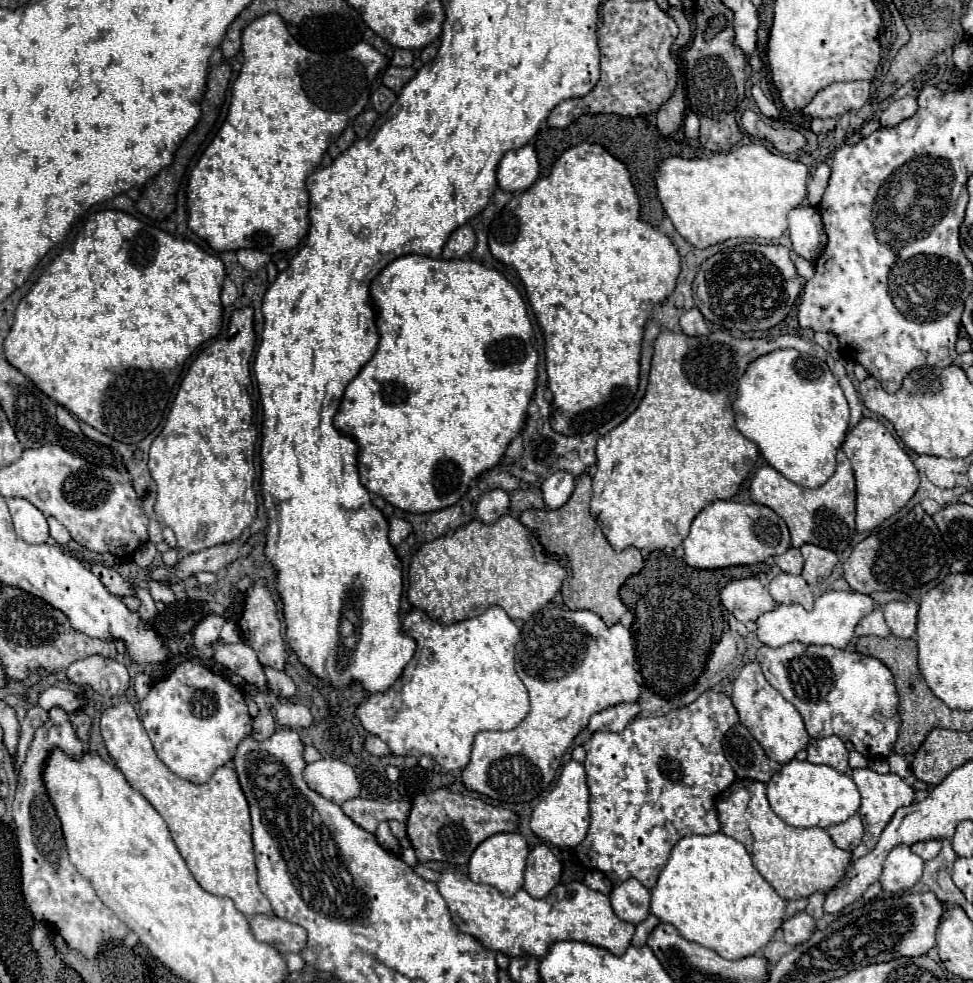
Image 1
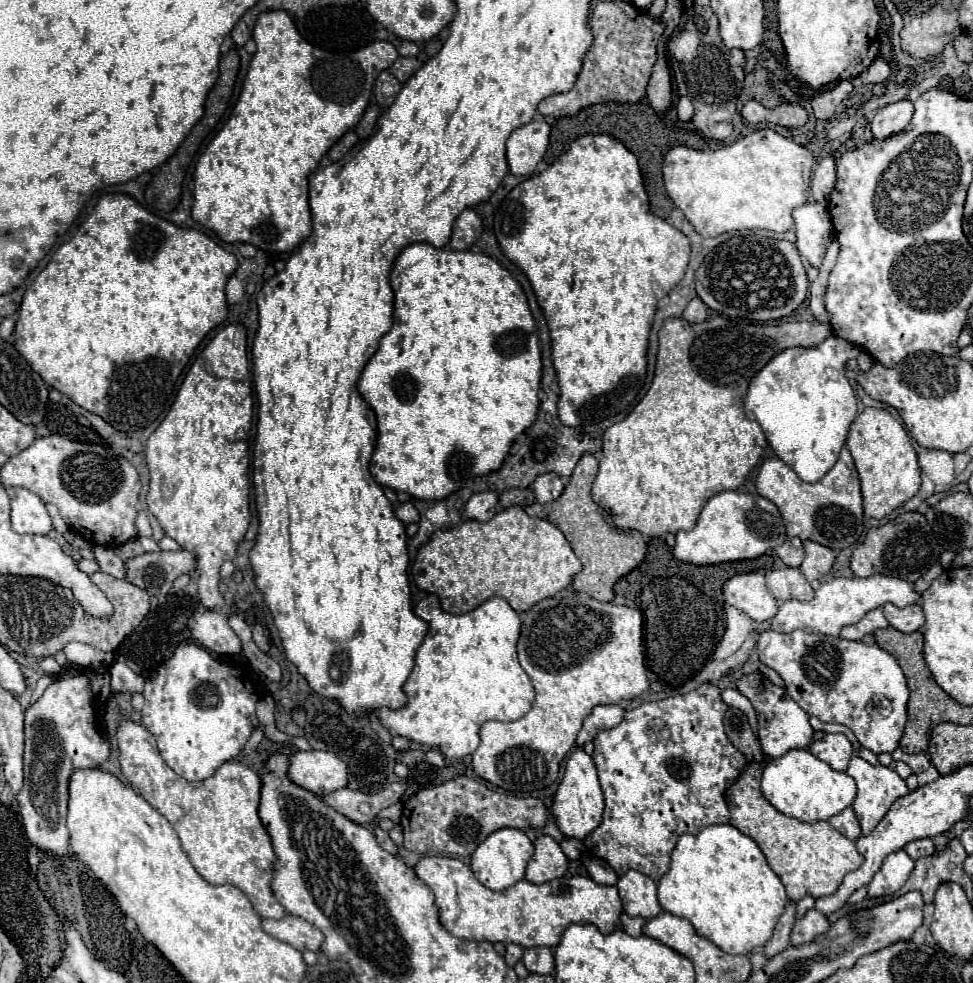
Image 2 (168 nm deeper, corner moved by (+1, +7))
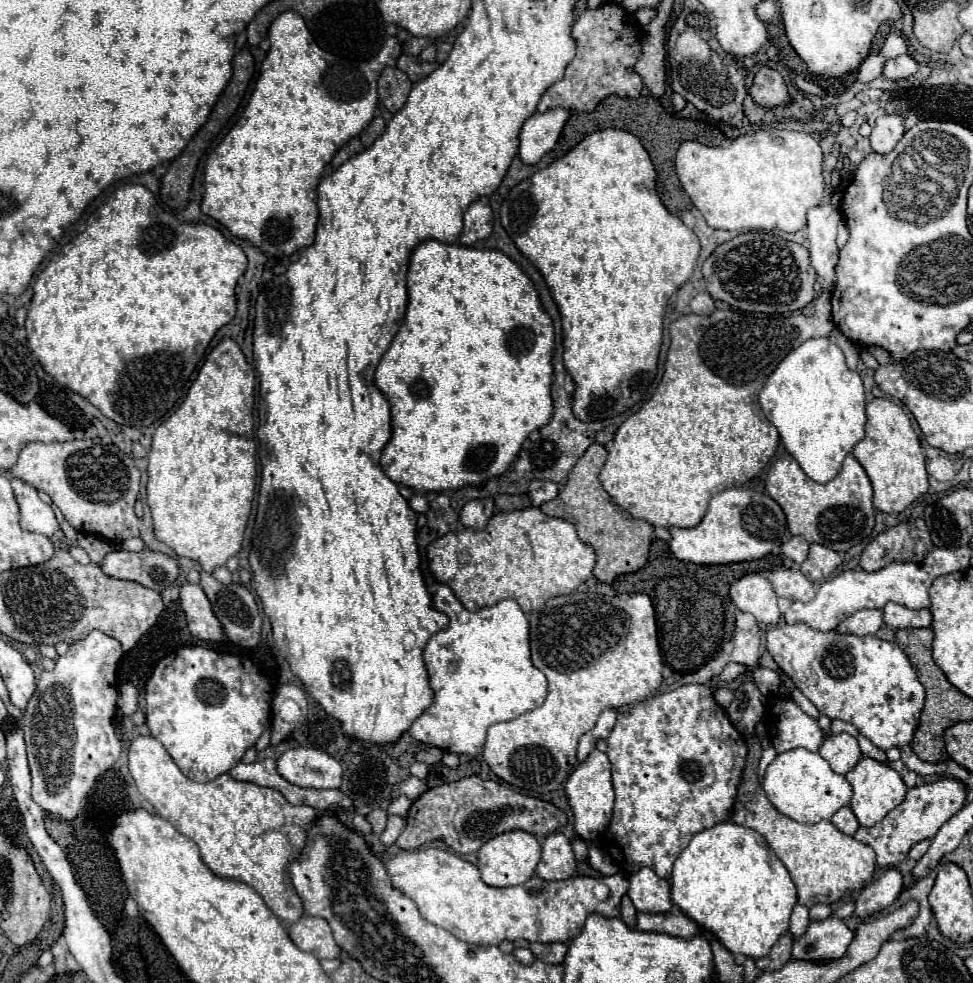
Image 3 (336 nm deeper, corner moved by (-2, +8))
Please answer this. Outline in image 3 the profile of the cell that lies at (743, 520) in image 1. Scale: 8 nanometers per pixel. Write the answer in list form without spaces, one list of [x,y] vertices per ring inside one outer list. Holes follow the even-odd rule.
[[[751,489],[721,491],[711,499],[707,513],[697,527],[671,527],[669,531],[673,535],[671,553],[681,561],[691,561],[697,565],[725,565],[761,559],[791,537],[781,507],[769,495]]]

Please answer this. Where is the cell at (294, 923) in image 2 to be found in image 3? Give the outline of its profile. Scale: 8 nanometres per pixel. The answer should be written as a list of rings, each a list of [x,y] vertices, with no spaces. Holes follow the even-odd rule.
[[[303,915],[299,921],[287,925],[289,939],[303,951],[313,953],[317,959],[337,959],[341,949],[333,941],[331,927],[321,917]]]

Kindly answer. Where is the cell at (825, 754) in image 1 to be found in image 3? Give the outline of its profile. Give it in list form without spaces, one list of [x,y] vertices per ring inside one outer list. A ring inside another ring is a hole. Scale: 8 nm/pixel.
[[[839,733],[839,735],[829,735],[825,737],[819,755],[831,765],[831,769],[839,775],[845,775],[855,767],[855,763],[861,759],[861,749],[857,745],[857,739]]]

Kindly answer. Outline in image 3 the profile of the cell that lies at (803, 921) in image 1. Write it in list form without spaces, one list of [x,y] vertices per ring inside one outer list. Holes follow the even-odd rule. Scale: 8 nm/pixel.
[[[827,917],[823,921],[811,921],[805,935],[793,943],[793,957],[807,961],[823,961],[843,957],[853,931],[837,917]]]

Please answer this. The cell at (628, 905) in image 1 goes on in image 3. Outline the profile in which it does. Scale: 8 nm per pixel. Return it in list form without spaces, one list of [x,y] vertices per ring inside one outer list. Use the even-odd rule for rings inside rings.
[[[649,867],[629,877],[629,899],[641,913],[667,913],[673,903],[669,899],[669,881],[657,877]]]

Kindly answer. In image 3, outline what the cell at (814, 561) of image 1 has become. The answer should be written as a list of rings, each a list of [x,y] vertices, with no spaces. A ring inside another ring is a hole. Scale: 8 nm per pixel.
[[[811,543],[809,547],[809,557],[801,563],[801,573],[809,579],[809,581],[821,581],[825,577],[829,577],[829,573],[841,563],[839,555],[819,543]]]

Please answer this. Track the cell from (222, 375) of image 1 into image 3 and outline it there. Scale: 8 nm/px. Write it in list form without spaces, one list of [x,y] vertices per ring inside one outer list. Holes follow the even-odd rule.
[[[223,337],[213,349],[211,353],[207,355],[203,367],[199,369],[197,373],[197,379],[193,381],[185,401],[181,403],[181,407],[165,421],[157,427],[155,435],[153,435],[153,445],[151,445],[151,453],[149,453],[149,467],[147,467],[147,473],[149,473],[149,481],[147,481],[147,503],[149,503],[149,509],[151,509],[151,515],[153,515],[153,523],[155,523],[155,535],[159,541],[167,543],[179,557],[187,557],[187,559],[197,559],[199,565],[207,571],[207,573],[213,573],[215,567],[221,567],[225,565],[225,561],[233,555],[239,553],[241,549],[241,541],[243,541],[243,533],[245,533],[245,527],[247,527],[247,519],[249,519],[249,513],[251,513],[251,503],[255,495],[256,482],[257,482],[257,461],[256,461],[256,442],[253,441],[253,409],[255,399],[255,373],[254,369],[251,369],[251,365],[247,363],[241,347],[231,339],[231,337]]]

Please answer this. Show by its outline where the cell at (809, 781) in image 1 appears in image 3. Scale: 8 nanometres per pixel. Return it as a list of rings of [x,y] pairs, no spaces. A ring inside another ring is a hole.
[[[791,749],[779,753],[767,767],[761,785],[767,789],[767,799],[775,805],[777,811],[799,823],[819,823],[821,819],[831,819],[833,813],[849,805],[853,795],[849,781],[835,773],[819,753],[807,749]]]

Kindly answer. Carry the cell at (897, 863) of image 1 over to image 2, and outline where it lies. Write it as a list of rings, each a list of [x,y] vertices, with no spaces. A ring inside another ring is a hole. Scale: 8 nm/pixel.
[[[904,850],[890,854],[884,860],[882,868],[872,878],[872,882],[868,884],[868,896],[870,898],[892,896],[896,890],[904,886],[912,870],[914,870],[914,860]]]

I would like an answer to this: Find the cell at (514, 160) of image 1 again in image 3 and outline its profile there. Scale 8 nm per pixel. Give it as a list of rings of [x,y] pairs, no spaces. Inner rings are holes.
[[[561,107],[531,115],[519,133],[519,159],[525,165],[539,163],[541,157],[555,147],[567,117],[569,113]]]

